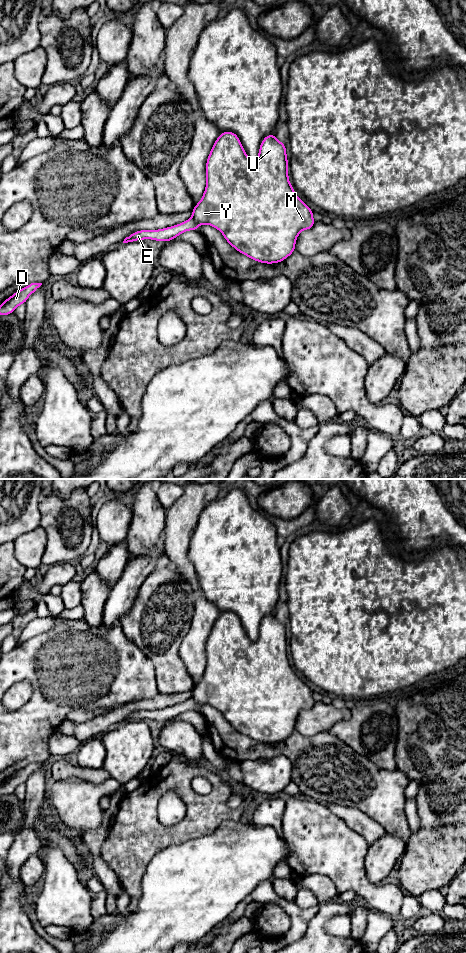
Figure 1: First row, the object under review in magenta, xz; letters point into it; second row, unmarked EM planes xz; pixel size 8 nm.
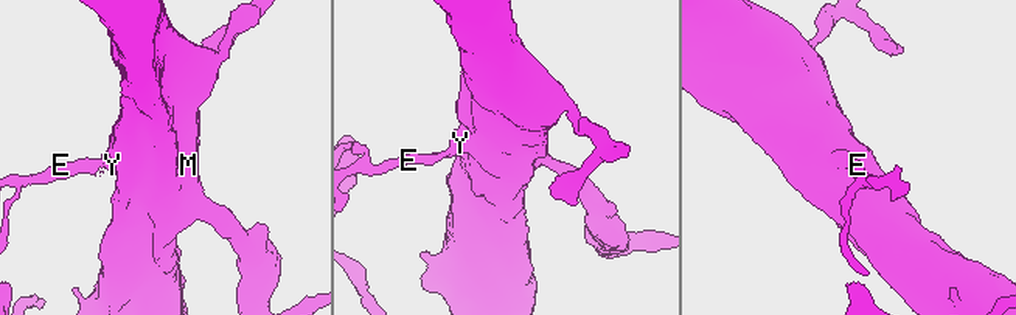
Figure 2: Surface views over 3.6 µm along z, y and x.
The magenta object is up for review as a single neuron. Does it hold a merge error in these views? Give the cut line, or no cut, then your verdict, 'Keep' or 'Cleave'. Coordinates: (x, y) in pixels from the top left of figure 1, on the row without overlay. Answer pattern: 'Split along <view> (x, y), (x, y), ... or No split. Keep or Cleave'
Split along xz (192, 697), (199, 704). Cleave

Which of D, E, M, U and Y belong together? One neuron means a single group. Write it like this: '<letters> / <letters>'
D E / M U Y

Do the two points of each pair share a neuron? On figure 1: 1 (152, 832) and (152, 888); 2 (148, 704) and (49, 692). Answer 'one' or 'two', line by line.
1: two
2: two

